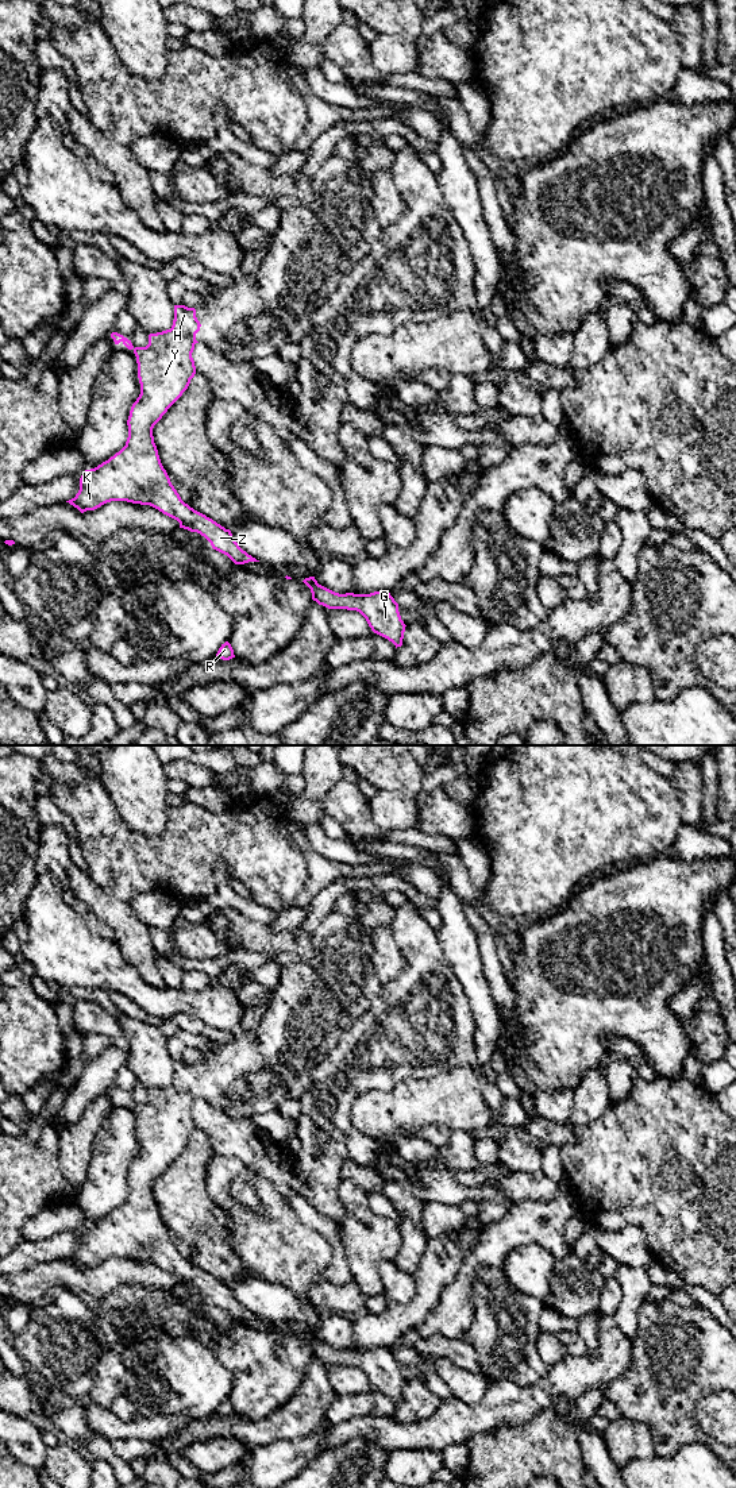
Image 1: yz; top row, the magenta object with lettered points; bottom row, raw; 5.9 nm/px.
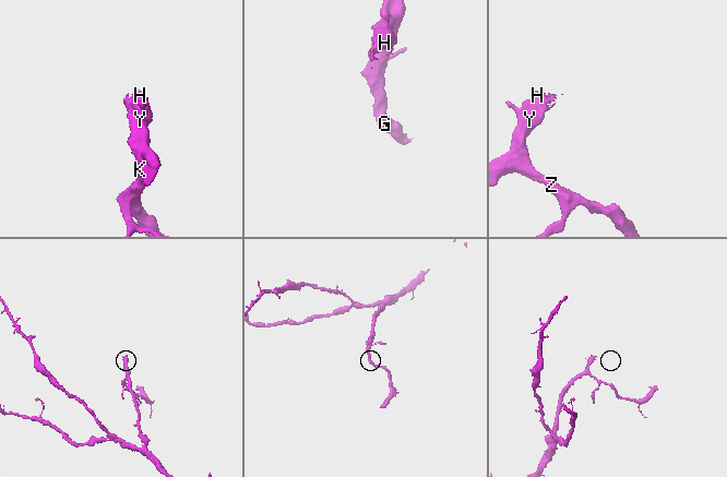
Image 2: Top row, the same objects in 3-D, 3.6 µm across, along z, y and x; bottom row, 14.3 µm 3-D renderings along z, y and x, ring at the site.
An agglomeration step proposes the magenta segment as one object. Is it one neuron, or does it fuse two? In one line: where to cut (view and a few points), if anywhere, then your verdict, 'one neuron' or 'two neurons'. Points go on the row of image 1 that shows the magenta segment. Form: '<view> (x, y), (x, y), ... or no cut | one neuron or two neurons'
no cut | one neuron

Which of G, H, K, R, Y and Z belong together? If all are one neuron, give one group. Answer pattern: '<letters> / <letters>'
G H K R Y Z

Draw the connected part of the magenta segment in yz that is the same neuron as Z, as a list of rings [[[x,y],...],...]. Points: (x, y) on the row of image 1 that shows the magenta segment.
[[[174,305],[172,328],[150,334],[146,347],[134,347],[123,335],[111,334],[115,344],[122,342],[136,356],[140,394],[130,410],[126,446],[97,467],[85,470],[78,493],[66,502],[81,513],[111,501],[150,505],[177,520],[180,528],[204,536],[213,550],[227,555],[235,564],[259,562],[239,547],[230,529],[181,500],[154,443],[154,425],[182,396],[196,374],[192,352],[199,343],[196,334],[200,327],[194,308]]]

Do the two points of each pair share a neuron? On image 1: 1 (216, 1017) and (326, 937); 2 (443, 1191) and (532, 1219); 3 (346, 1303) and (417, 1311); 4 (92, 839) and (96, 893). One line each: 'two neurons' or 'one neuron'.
1: two neurons
2: two neurons
3: two neurons
4: two neurons

